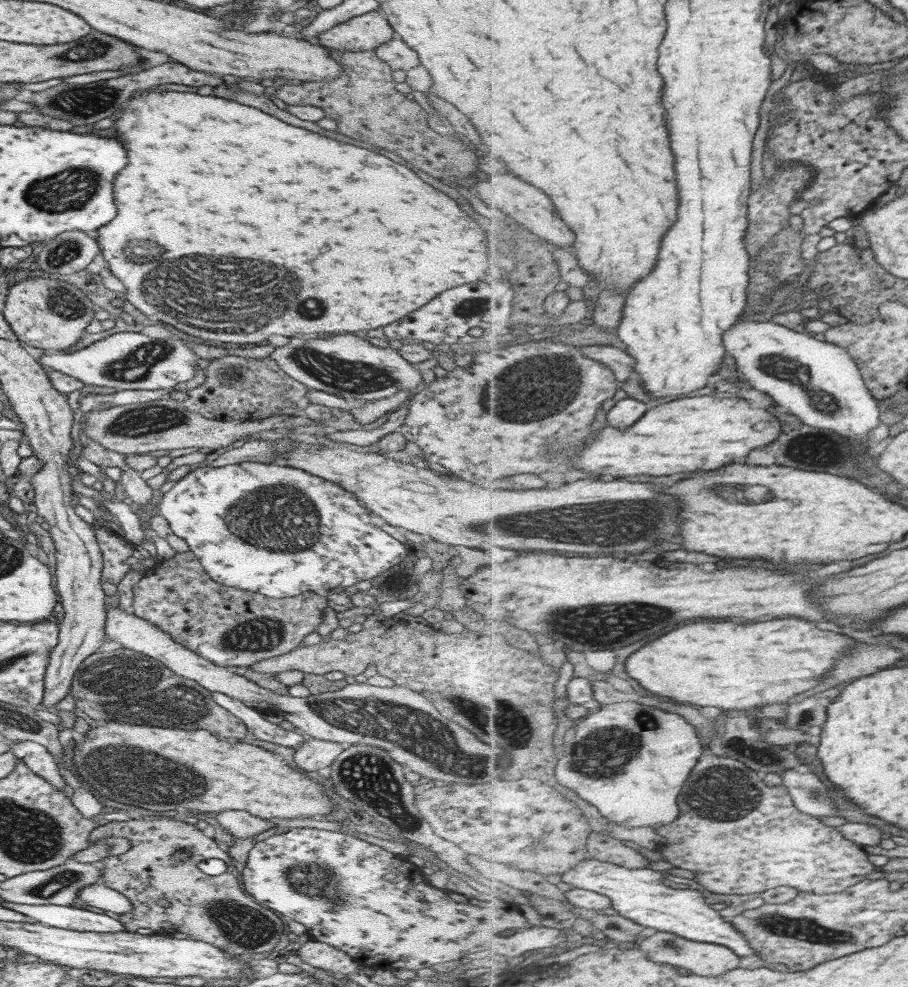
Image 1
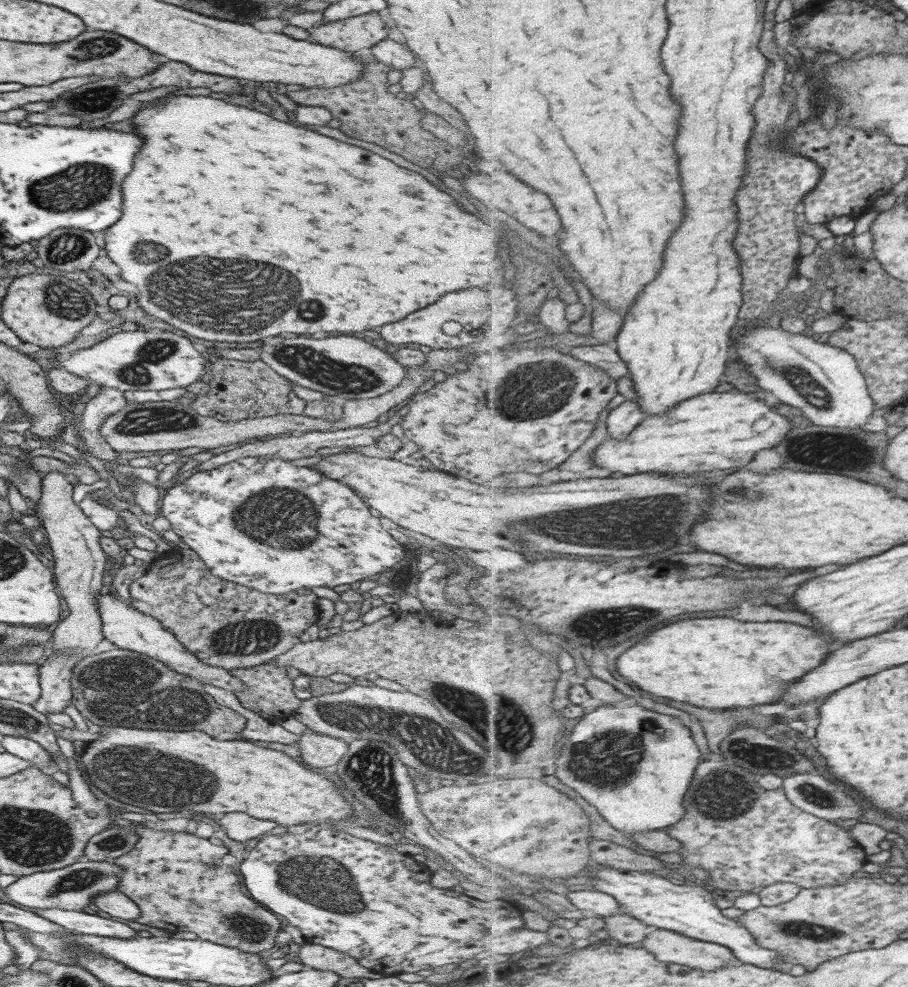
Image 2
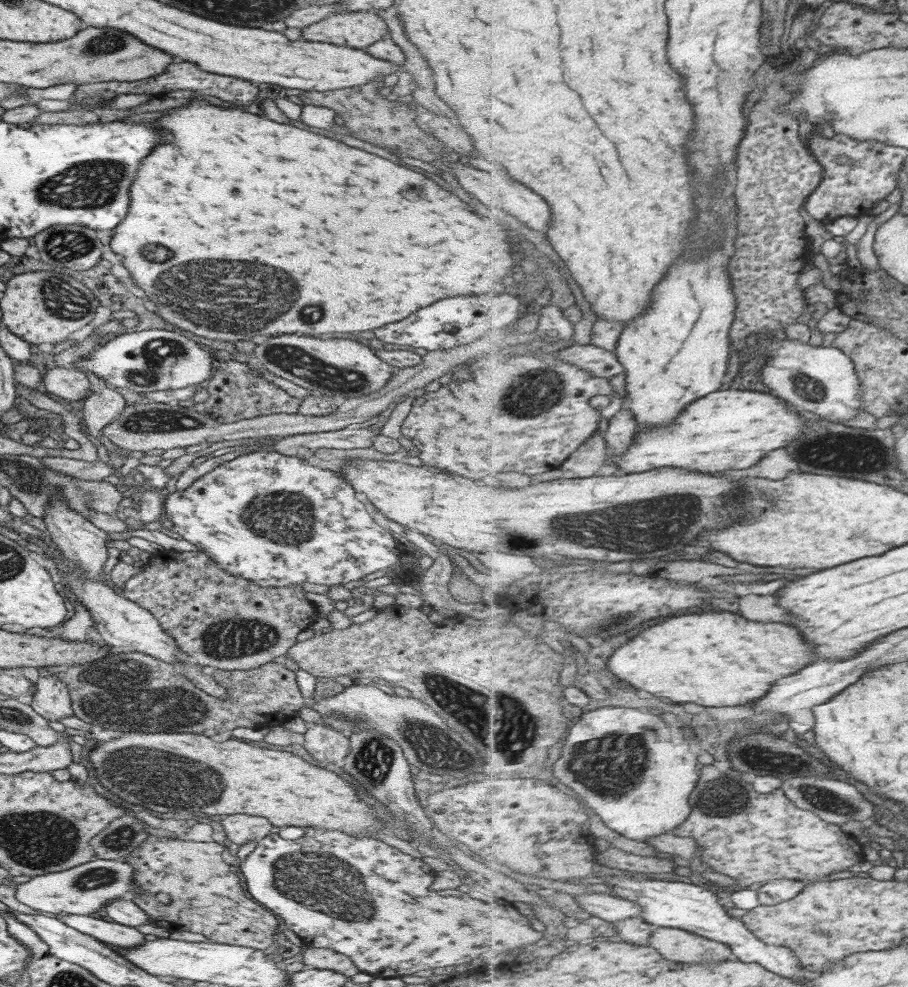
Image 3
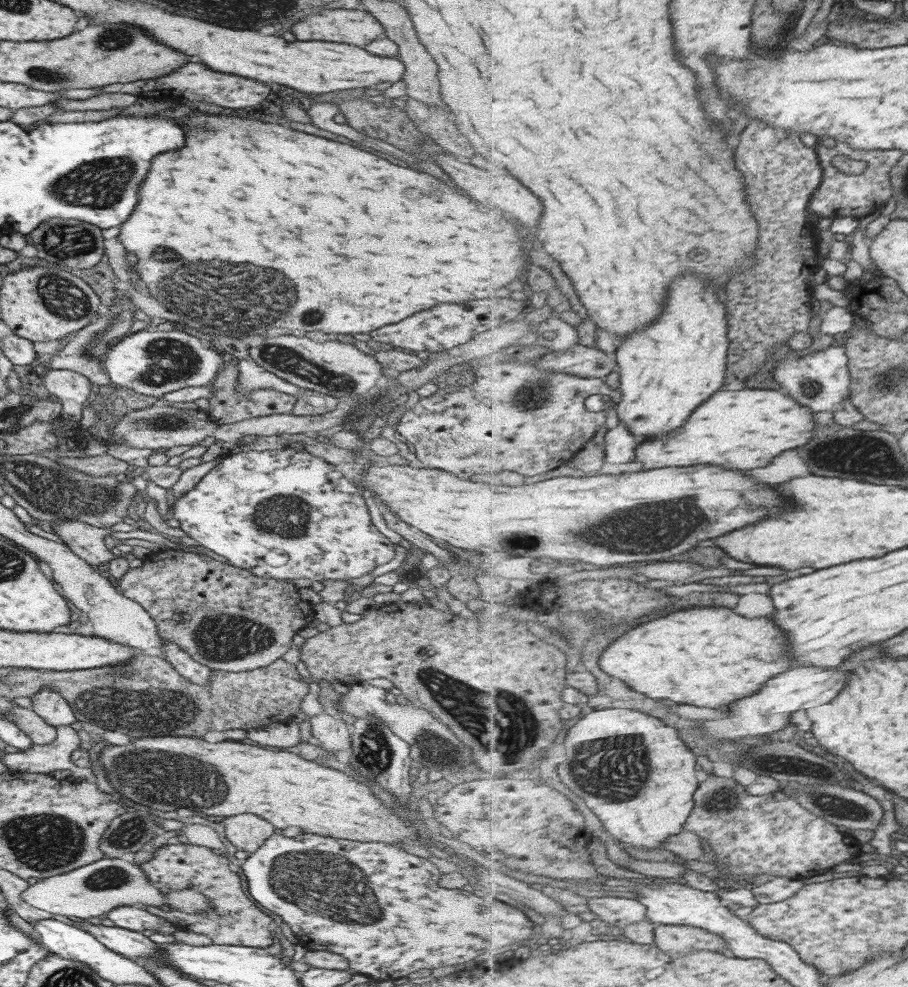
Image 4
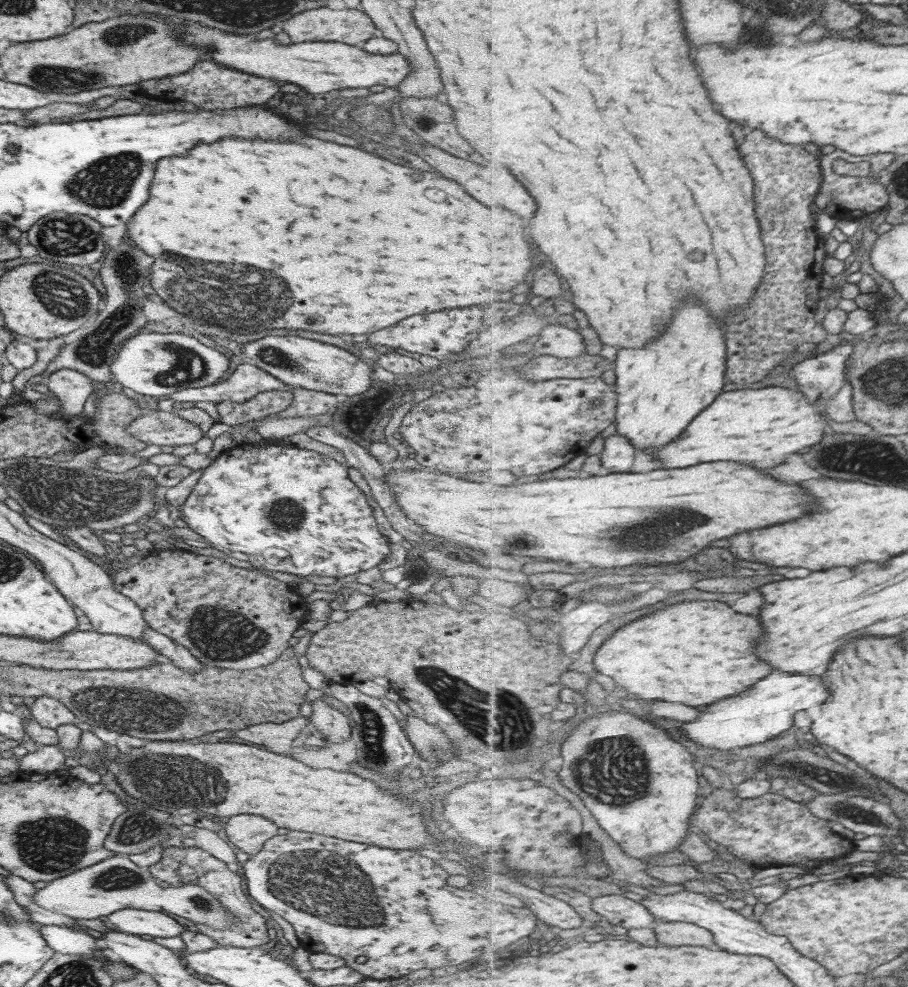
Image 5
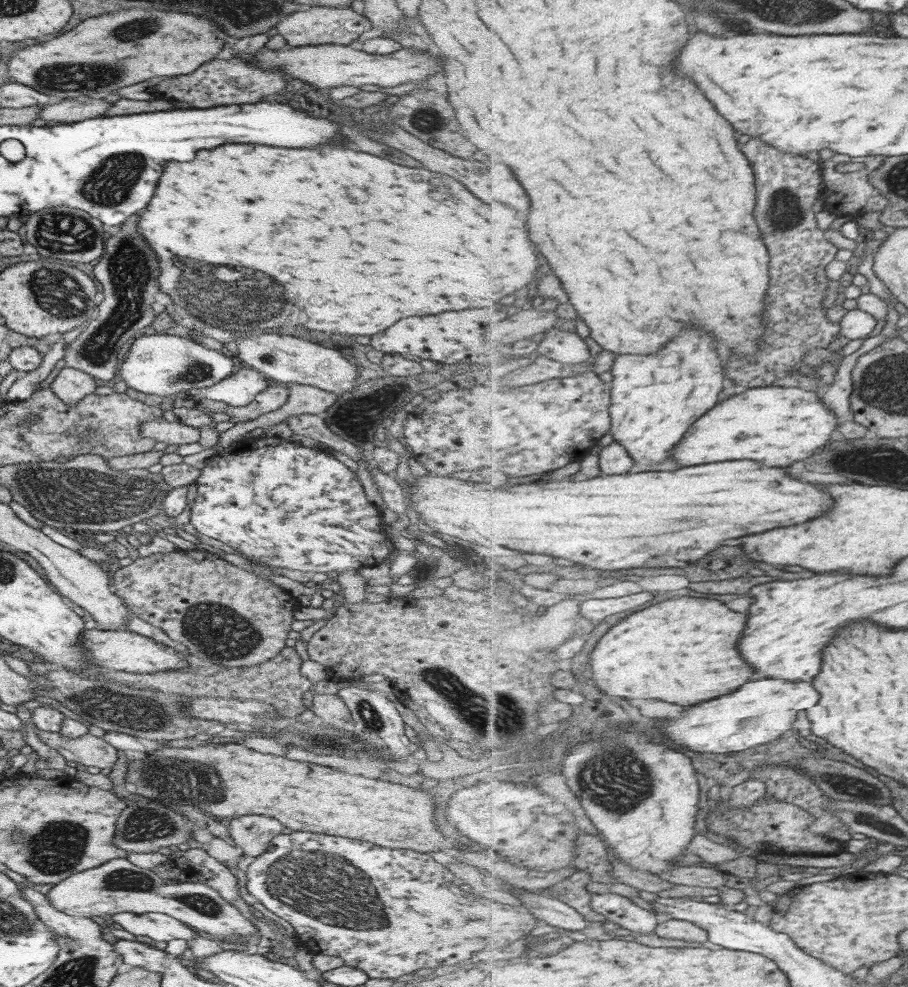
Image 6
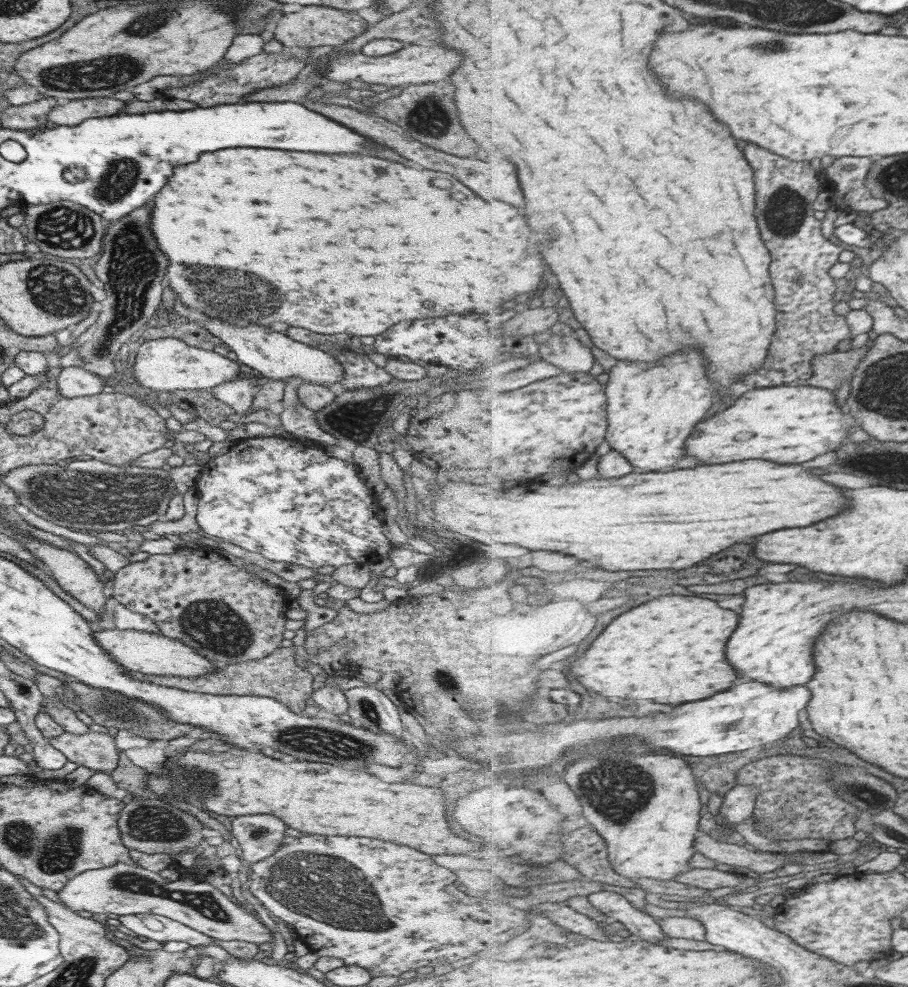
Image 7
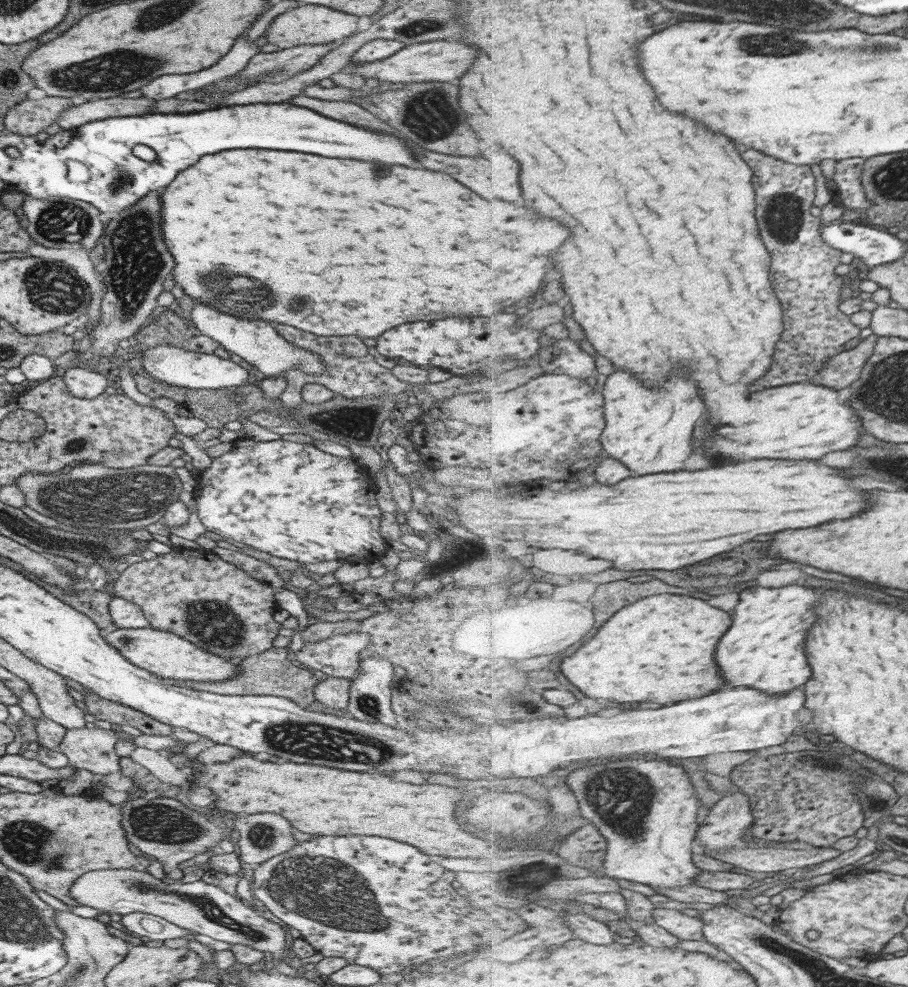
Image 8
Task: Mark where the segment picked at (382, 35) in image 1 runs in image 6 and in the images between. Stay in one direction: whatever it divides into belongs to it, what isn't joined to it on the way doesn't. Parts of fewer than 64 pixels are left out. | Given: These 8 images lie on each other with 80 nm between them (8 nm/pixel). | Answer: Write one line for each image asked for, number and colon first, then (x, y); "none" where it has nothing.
2: (359, 33)
3: (354, 29)
4: (357, 27)
5: (348, 26)
6: (341, 25)

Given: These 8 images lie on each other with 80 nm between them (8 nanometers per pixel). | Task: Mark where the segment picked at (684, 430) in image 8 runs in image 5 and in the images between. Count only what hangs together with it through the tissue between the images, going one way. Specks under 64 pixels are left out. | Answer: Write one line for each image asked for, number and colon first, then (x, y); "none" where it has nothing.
5: (661, 388)
6: (654, 403)
7: (653, 408)

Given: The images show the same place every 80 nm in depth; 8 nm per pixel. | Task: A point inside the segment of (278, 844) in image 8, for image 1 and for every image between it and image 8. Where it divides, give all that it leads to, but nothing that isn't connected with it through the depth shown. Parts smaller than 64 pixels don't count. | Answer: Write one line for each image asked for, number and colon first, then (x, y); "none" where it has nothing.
1: (239, 824)
2: (239, 827)
3: (240, 829)
4: (246, 832)
5: (248, 833)
6: (252, 833)
7: (259, 835)

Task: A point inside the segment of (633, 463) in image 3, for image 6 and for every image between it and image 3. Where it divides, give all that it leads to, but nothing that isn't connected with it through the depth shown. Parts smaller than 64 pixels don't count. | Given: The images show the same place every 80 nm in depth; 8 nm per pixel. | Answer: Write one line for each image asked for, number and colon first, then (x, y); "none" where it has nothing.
4: (747, 429)
5: (762, 427)
6: (778, 426)

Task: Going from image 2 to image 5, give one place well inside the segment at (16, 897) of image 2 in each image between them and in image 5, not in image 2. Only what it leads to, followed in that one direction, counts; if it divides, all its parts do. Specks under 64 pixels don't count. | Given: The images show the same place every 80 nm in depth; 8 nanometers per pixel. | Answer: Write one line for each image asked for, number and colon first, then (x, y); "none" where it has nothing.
3: (84, 889)
4: (93, 890)
5: (94, 892)

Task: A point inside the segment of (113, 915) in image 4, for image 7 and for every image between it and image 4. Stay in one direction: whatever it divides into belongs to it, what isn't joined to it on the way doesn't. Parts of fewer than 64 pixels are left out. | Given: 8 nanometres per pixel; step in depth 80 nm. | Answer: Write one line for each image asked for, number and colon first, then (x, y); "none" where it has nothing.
5: (136, 922)
6: (158, 927)
7: (160, 929)

